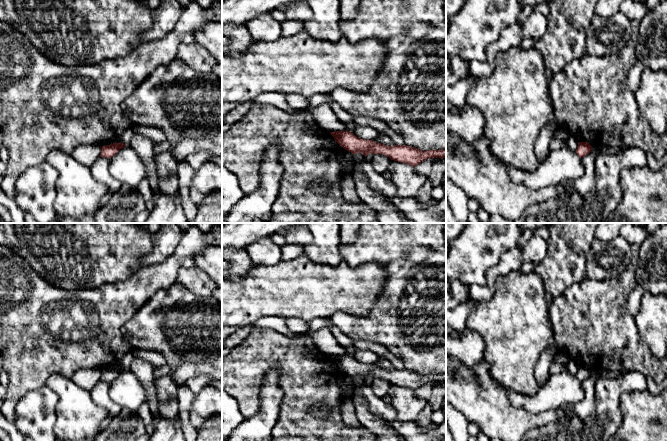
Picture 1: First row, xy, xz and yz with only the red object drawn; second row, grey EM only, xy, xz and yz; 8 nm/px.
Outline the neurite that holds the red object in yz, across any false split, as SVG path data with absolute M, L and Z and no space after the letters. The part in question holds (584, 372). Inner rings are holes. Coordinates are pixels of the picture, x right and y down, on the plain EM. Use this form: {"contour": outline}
{"contour": "M579 366L575 376L580 382L582 382L587 378L589 378L591 374L592 374L592 370L588 366Z"}

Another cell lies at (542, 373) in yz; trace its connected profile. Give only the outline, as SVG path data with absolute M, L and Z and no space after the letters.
M552 341L541 353L540 358L538 359L535 365L535 377L540 385L544 386L551 377L550 368L554 364L554 358L559 352L556 344Z

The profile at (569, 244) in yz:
M550 223L547 226L550 233L547 240L548 253L534 271L542 277L549 300L562 295L566 288L587 277L586 259L591 253L597 225L598 223Z

